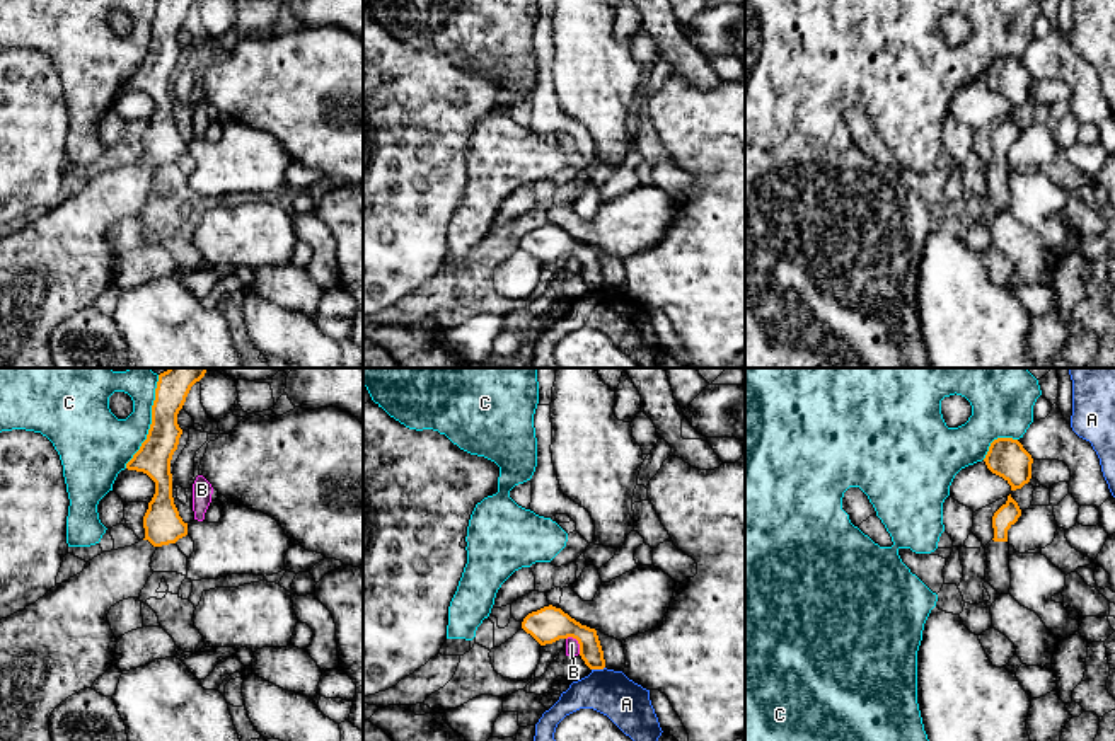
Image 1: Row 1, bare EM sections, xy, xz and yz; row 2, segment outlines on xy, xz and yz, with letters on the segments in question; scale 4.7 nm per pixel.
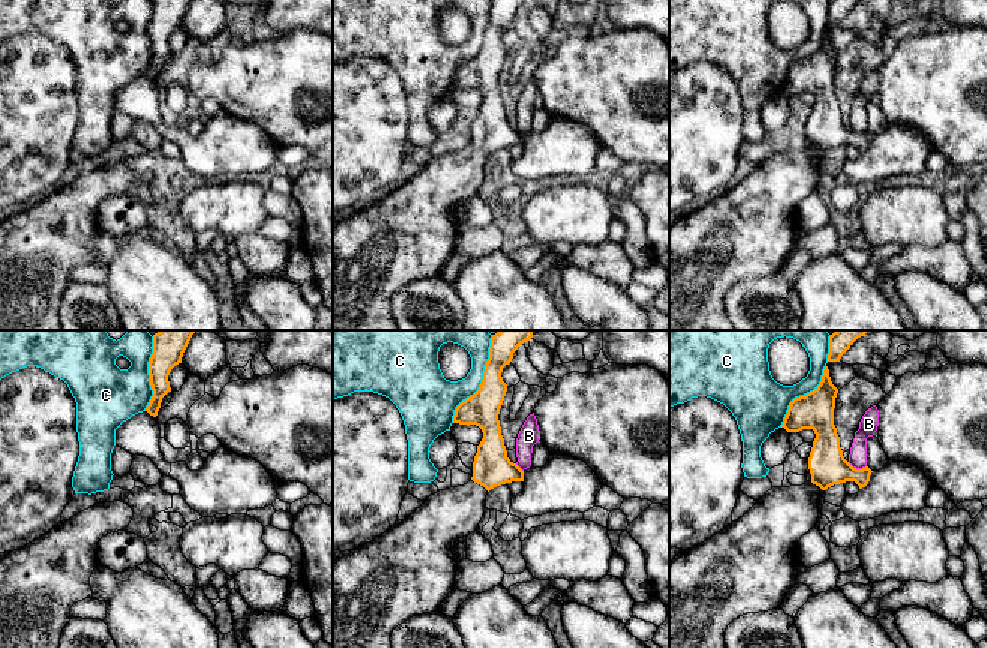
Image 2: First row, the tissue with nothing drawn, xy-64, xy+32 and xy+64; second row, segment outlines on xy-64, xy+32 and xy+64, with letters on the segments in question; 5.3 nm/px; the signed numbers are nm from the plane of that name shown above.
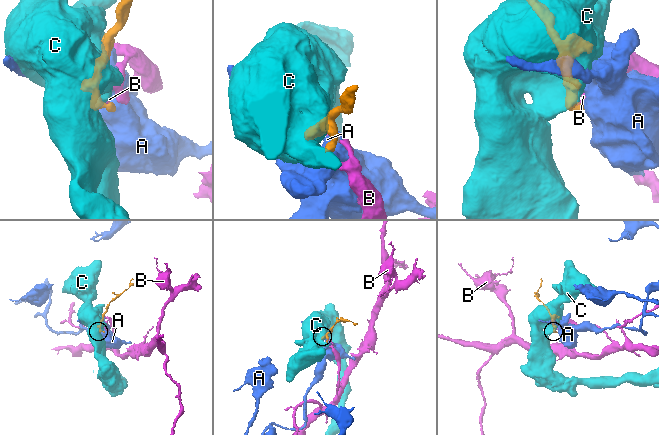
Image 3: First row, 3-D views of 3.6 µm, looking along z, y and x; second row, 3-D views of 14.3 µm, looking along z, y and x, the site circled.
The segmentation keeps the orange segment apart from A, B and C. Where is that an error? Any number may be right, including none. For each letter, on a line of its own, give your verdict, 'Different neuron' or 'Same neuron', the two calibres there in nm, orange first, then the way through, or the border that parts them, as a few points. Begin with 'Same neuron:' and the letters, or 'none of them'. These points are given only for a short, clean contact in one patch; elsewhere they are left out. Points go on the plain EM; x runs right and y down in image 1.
Same neuron: none of them
A: Different neuron. Thickness 110 nm (orange) against 220 nm
B: Different neuron. Thickness 170 nm (orange) against 60 nm. Boundary: xz (568, 254), (577, 259), (580, 271)
C: Different neuron. Thickness 160 nm (orange) against 280 nm

